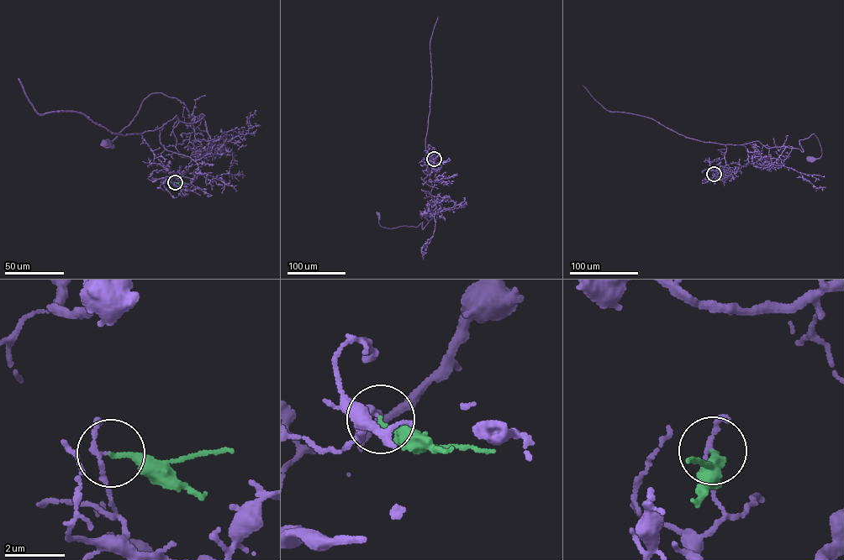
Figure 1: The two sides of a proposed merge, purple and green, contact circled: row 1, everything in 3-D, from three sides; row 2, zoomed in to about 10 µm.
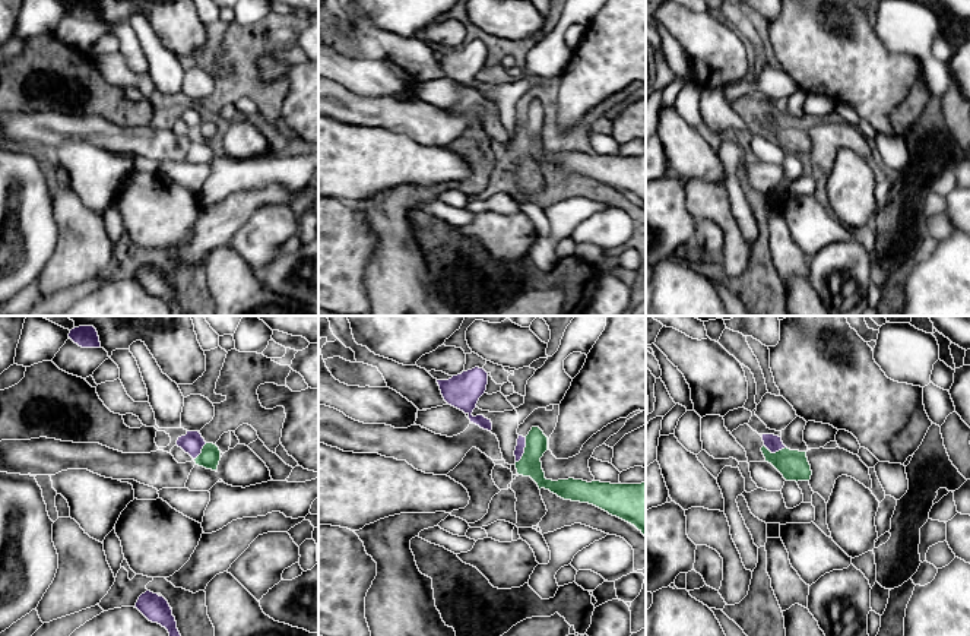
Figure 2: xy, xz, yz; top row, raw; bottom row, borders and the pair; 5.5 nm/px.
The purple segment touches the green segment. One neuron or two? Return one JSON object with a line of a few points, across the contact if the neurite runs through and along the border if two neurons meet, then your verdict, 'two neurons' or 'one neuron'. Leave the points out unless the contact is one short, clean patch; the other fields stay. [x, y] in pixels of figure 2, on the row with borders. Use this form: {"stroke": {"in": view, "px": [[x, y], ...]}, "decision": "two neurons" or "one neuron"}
{"stroke": {"in": "xz", "px": [[526, 437], [523, 455], [516, 462]]}, "decision": "two neurons"}

